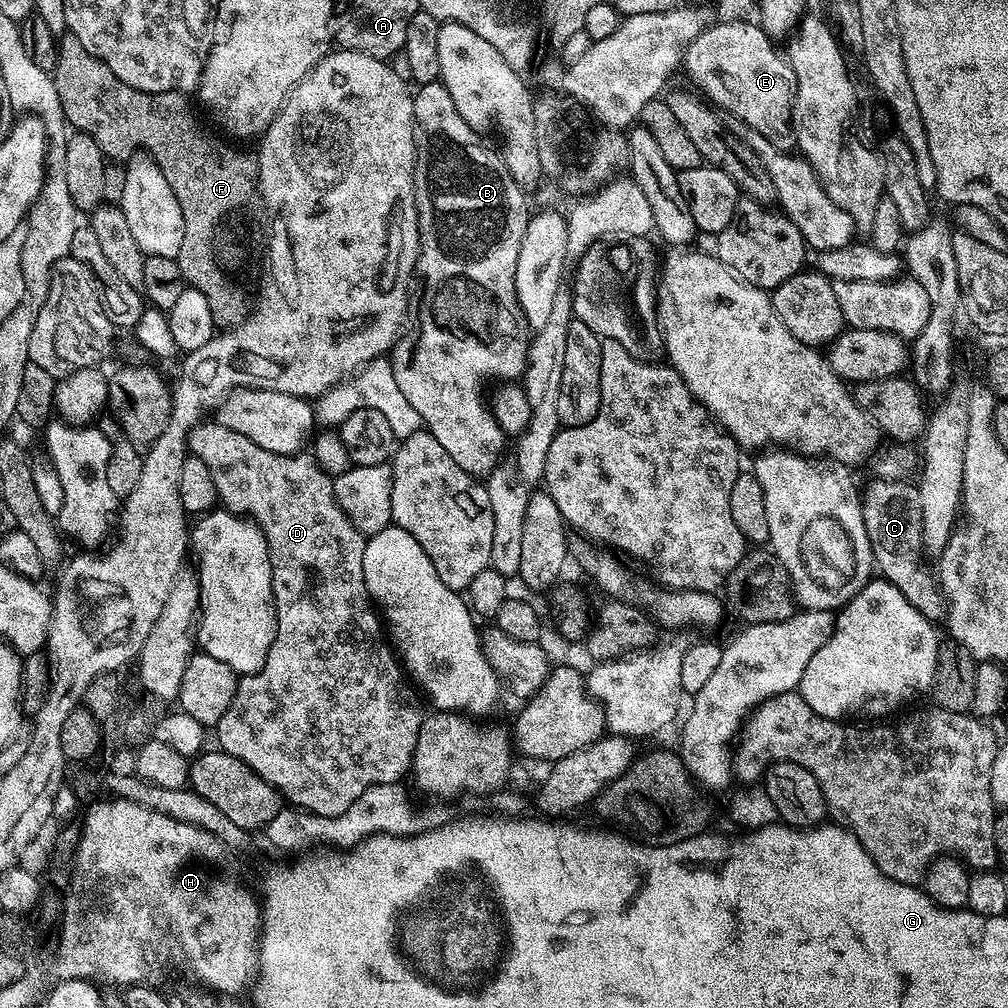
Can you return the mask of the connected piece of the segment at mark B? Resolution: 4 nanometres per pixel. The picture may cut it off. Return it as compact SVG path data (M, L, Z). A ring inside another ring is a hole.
M439 82L435 84L421 84L415 89L412 97L412 105L414 106L414 122L416 123L416 173L414 174L414 186L416 187L416 213L418 214L418 230L420 231L420 256L416 259L416 272L424 279L424 289L420 292L420 301L415 301L414 316L416 312L416 332L420 337L416 341L397 339L392 345L390 359L392 361L392 369L394 370L394 380L398 382L398 390L402 390L406 402L410 402L410 406L414 406L414 410L418 410L420 415L420 423L427 431L432 433L434 438L438 438L442 450L446 450L446 454L450 454L450 458L454 458L454 462L458 462L458 466L462 466L462 470L466 470L472 476L477 478L487 477L500 462L500 457L505 451L506 435L498 425L489 409L486 407L485 399L480 398L480 379L483 376L501 376L501 381L515 381L517 378L523 377L524 367L528 365L528 346L529 337L524 337L526 333L526 325L518 311L516 302L516 287L514 286L514 270L518 262L518 250L522 250L522 234L526 234L526 226L530 219L530 211L528 212L528 204L524 201L526 196L525 189L518 186L518 182L514 182L514 178L510 174L510 170L506 170L503 155L499 151L496 152L492 148L487 148L480 141L481 133L466 122L466 118L462 118L462 114L458 114L458 106L454 106L454 98L450 98L450 90L446 90L446 86Z

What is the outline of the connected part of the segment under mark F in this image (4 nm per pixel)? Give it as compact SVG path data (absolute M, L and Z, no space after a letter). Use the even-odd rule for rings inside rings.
M71 34L59 37L54 79L65 121L75 131L94 138L109 161L131 161L141 148L144 151L141 153L147 154L162 170L166 182L170 182L170 190L174 190L174 198L178 198L178 206L182 206L184 229L176 261L184 275L185 285L201 292L206 302L210 302L210 314L217 326L235 326L247 321L254 311L252 291L256 288L260 264L262 268L266 256L266 205L260 192L259 155L255 151L243 152L235 148L232 145L235 143L219 131L211 132L200 121L197 105L192 105L185 93L143 92L134 90L134 86L126 86L110 66L90 54L90 50L86 50L86 46Z

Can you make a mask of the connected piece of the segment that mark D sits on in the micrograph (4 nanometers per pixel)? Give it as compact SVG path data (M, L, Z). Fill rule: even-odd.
M201 422L193 430L188 436L188 451L191 455L202 458L202 462L206 462L206 466L210 466L210 474L214 477L219 503L229 512L247 514L264 531L272 563L272 597L276 599L276 637L266 654L266 662L257 672L250 672L239 677L236 693L230 706L226 706L226 712L214 725L216 740L220 743L217 744L219 751L246 762L246 766L250 766L250 770L257 772L267 784L271 784L277 792L281 793L283 799L291 807L312 812L316 816L342 814L368 788L403 781L403 776L406 776L411 767L414 746L418 740L418 730L426 715L426 708L420 705L421 697L418 695L417 689L410 683L401 661L394 655L393 649L382 631L381 617L374 607L372 597L368 595L368 587L364 581L364 571L362 570L362 554L366 537L363 532L359 532L354 527L350 518L338 506L336 495L332 489L333 477L324 473L311 455L287 456L286 454L274 454L274 450L262 450L262 446L254 446L254 442L250 442L250 438L245 438L243 434L238 434L235 430L229 430L226 426L215 422Z

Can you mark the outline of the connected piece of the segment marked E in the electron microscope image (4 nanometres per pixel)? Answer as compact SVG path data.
M753 21L716 22L690 42L684 52L682 68L683 71L688 71L689 78L697 84L695 87L721 113L727 114L733 121L741 120L744 128L758 130L758 134L762 134L766 142L774 142L774 146L788 150L794 144L792 99L796 92L796 79L793 68L789 66L787 59L781 53L778 54L773 44L775 43L771 36Z

